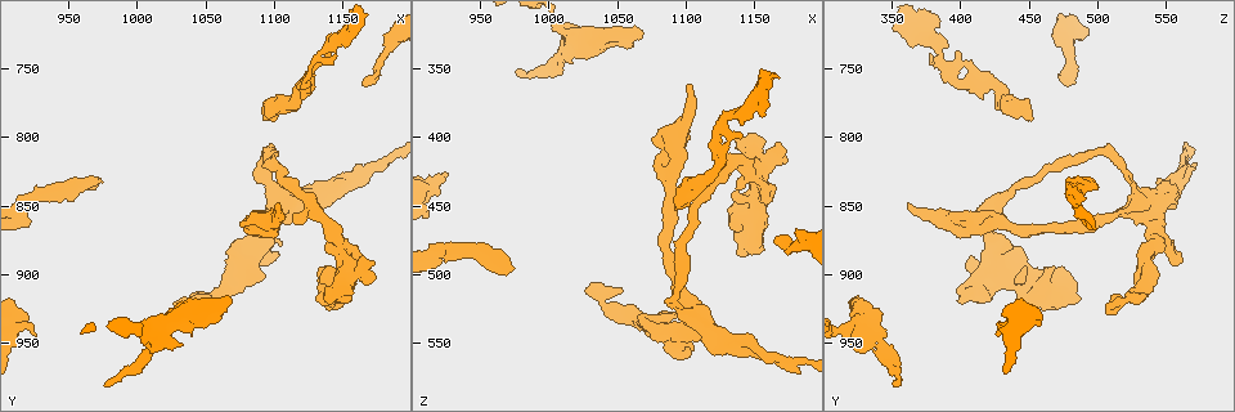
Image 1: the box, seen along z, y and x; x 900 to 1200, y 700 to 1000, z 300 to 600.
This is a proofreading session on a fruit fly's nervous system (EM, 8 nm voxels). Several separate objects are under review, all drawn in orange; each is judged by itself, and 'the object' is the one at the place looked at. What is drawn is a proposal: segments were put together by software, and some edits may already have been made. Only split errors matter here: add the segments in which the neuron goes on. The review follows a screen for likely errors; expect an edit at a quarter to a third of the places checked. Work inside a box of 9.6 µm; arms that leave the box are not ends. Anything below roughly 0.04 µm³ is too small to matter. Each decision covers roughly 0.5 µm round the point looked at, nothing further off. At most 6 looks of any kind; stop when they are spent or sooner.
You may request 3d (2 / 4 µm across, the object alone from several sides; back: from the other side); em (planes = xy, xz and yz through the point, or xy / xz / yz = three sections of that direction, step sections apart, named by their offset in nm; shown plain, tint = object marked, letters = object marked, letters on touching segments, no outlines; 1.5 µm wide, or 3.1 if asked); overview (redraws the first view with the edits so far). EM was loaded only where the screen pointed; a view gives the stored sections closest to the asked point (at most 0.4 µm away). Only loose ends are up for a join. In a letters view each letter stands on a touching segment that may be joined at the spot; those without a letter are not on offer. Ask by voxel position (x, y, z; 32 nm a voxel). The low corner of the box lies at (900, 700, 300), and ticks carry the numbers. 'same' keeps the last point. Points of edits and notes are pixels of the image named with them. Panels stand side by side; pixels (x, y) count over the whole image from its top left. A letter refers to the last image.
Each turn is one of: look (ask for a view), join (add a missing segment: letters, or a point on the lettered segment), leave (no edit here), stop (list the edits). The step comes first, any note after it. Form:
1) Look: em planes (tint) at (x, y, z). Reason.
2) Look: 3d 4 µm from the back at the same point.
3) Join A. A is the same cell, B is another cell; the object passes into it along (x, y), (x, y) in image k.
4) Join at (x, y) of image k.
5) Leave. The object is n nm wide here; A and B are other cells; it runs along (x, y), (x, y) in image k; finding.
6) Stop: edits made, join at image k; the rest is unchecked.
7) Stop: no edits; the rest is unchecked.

Look: em planes (letters) at (924, 946, 424). Free end.

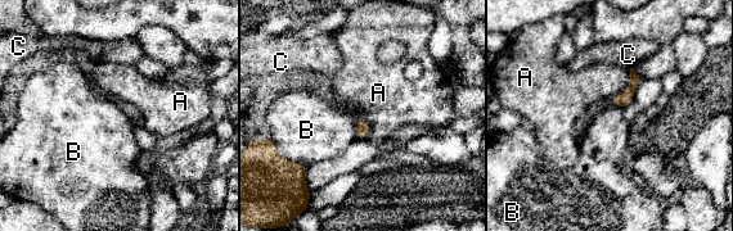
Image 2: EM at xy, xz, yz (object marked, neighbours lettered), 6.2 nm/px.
Leave. The longest contact is with A, 240 nm; A, B and C are other cells; no lettered segment goes on from it.

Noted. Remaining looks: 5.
Look: em planes (tint) at (1032, 926, 510). Branch stops here.

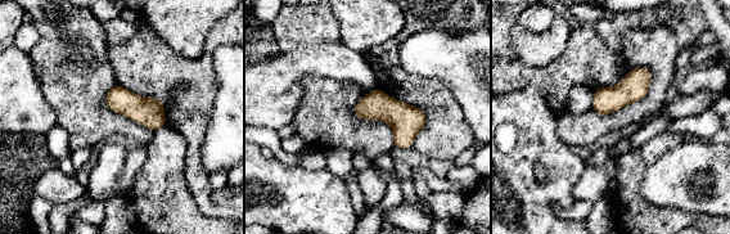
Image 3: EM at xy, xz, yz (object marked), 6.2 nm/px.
Look: em planes (letters) at the same point.

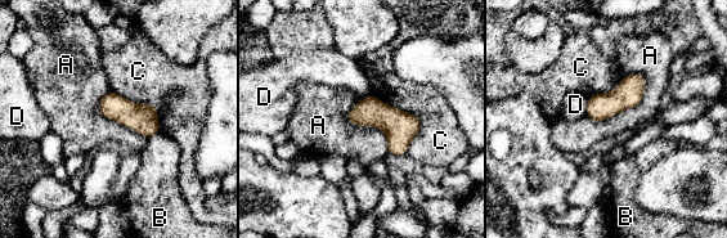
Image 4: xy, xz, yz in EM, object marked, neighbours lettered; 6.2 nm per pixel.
Leave. The longest contact is with A, 440 nm; A, B, C and D are other cells; a border runs along (645, 79), (636, 106), (586, 115) in image 4; none of them fits.

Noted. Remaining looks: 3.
Look: em xz step 8 (letters) at (1066, 918, 320). Branch stops here.

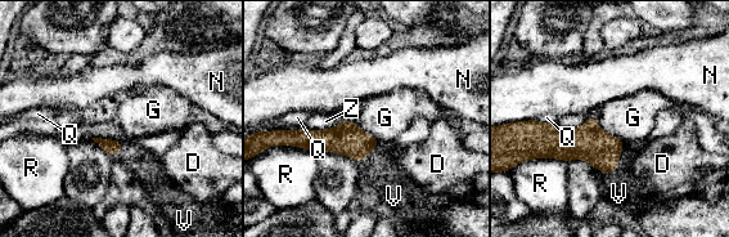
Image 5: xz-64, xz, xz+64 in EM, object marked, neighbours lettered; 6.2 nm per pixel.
Look: em planes (letters) at the same point. Another direction.

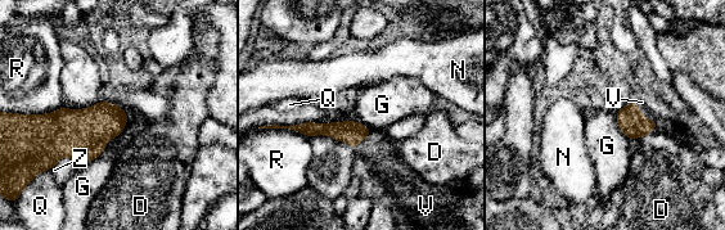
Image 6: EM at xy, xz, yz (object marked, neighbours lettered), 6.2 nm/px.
Join V. The object is 150 nm wide here; V is the same cell, D, G, N, Q, R and Z are other cells; the object passes into it along (631, 122), (639, 111), (642, 102) in image 6; it goes on there.

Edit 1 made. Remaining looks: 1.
Stop: edits made, join at image 6; the rest is unchecked.

